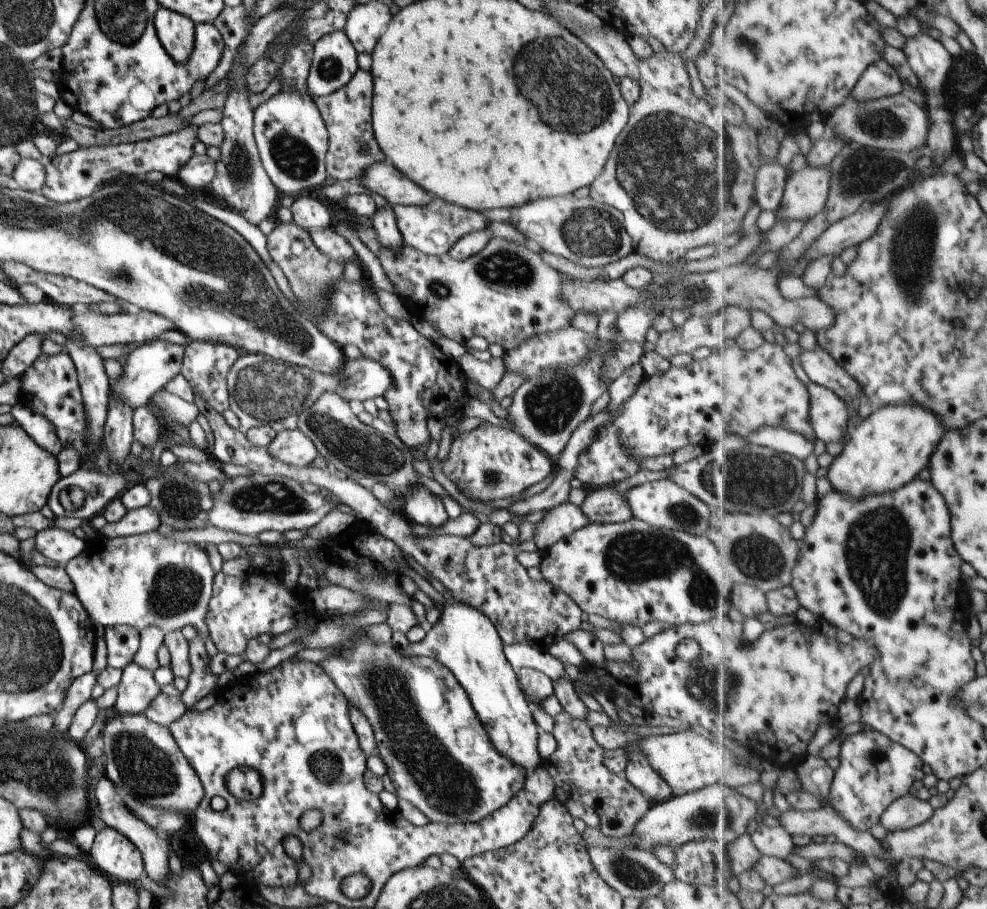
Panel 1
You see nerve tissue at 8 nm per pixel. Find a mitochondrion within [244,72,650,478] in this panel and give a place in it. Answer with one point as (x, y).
(550, 406)

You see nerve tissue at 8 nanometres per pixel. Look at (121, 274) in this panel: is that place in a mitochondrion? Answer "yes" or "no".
yes

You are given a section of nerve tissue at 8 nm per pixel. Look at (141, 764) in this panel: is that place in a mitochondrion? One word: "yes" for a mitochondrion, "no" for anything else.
yes

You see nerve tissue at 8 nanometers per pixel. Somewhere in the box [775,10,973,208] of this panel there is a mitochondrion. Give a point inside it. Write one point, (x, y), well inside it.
(862, 173)

